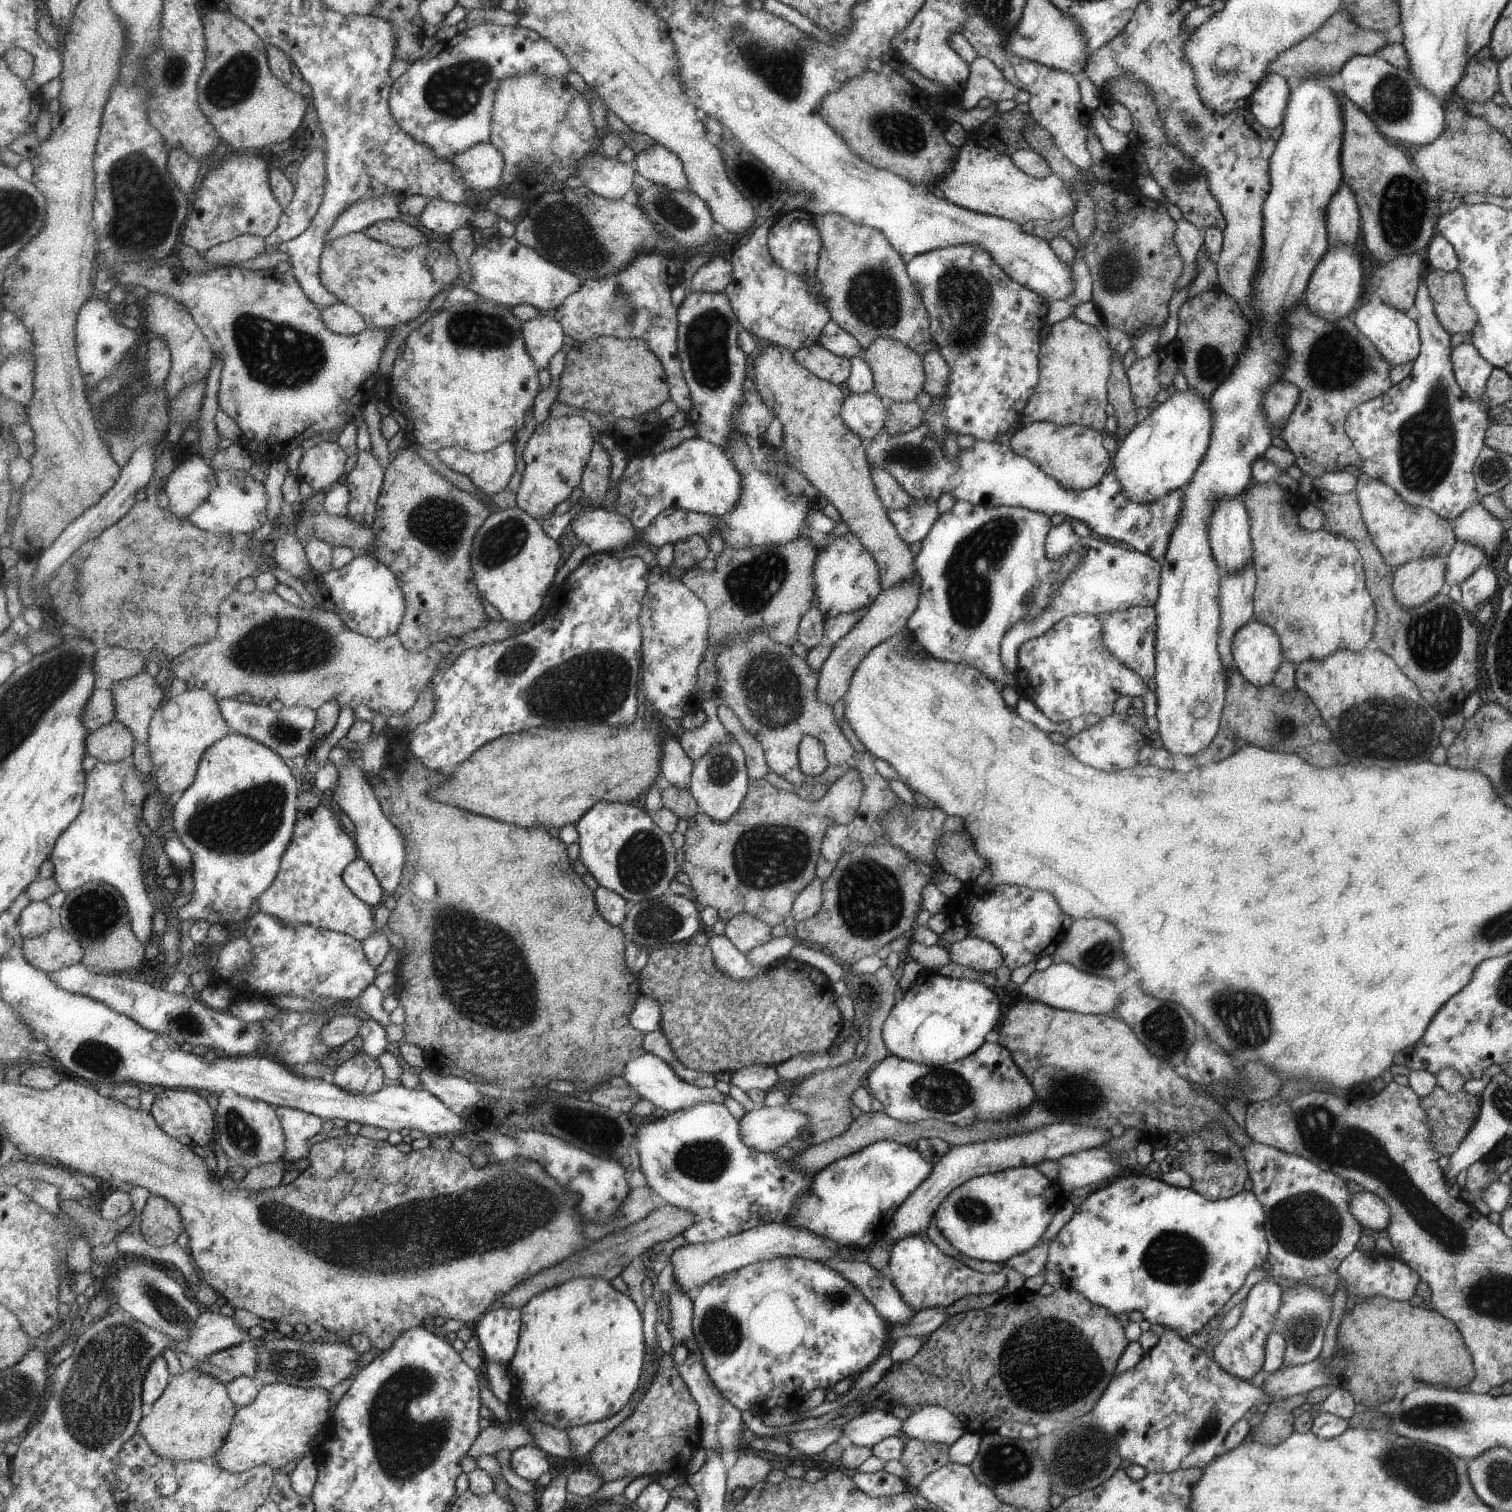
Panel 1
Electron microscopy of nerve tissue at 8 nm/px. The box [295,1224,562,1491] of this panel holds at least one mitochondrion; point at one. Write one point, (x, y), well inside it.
(403, 1448)

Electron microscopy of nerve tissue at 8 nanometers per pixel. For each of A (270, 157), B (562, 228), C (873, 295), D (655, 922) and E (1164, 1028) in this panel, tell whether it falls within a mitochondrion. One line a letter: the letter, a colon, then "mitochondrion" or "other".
A: other
B: mitochondrion
C: mitochondrion
D: mitochondrion
E: mitochondrion

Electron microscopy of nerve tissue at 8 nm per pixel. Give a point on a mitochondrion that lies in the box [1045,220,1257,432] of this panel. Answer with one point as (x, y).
(1119, 267)

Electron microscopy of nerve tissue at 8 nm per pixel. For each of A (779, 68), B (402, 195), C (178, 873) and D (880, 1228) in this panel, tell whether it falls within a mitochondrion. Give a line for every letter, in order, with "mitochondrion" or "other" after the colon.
A: mitochondrion
B: other
C: other
D: other

